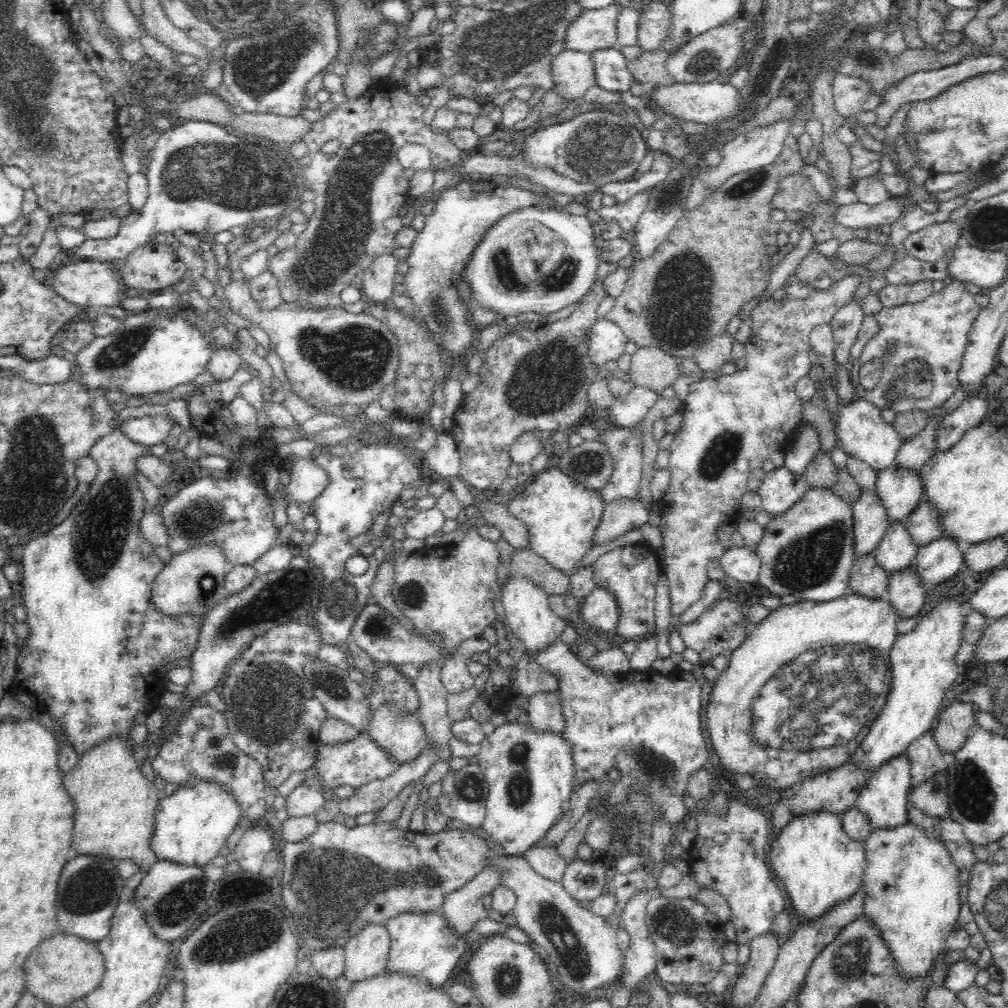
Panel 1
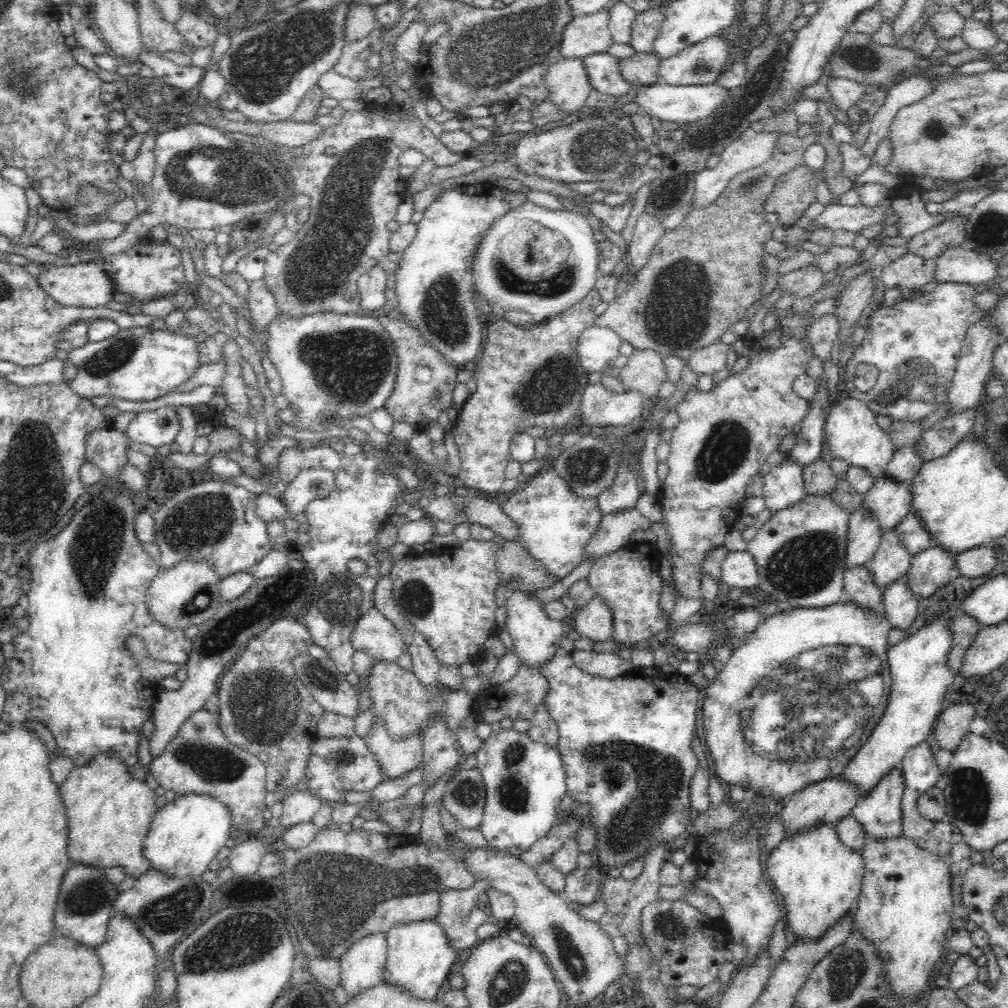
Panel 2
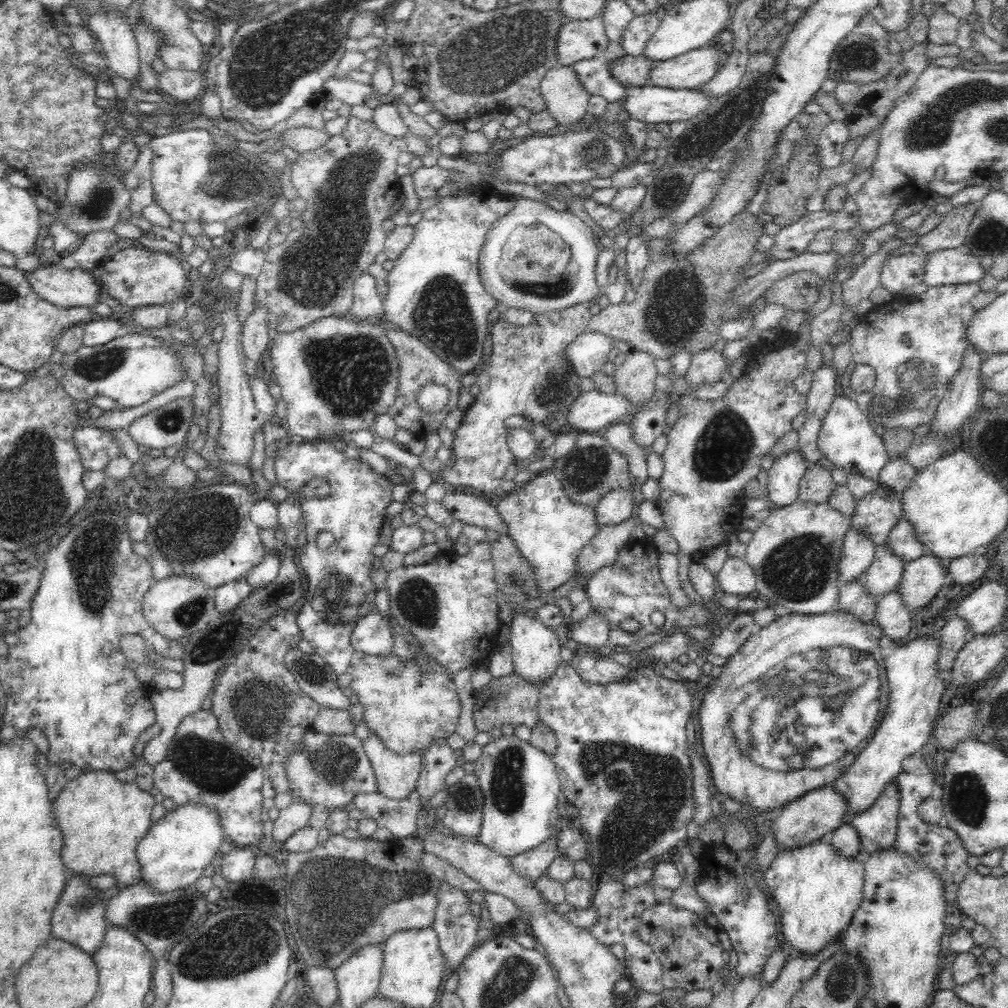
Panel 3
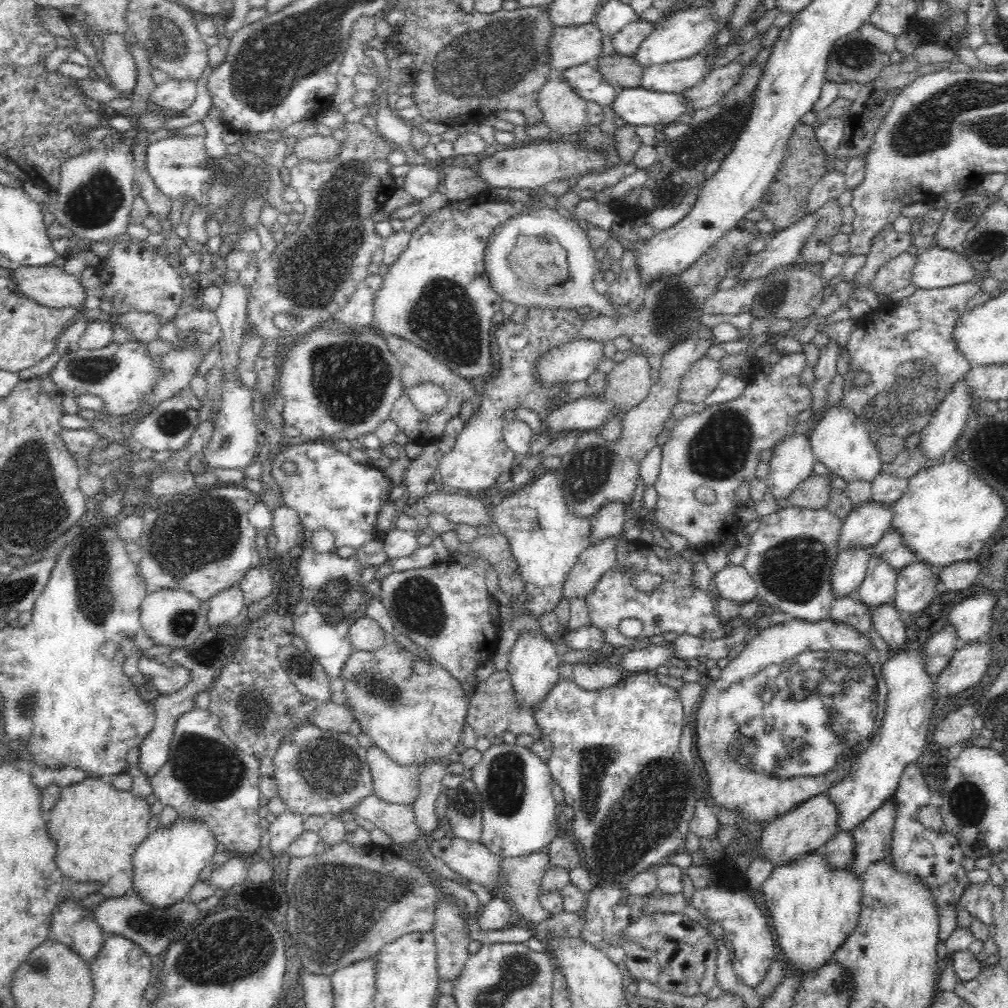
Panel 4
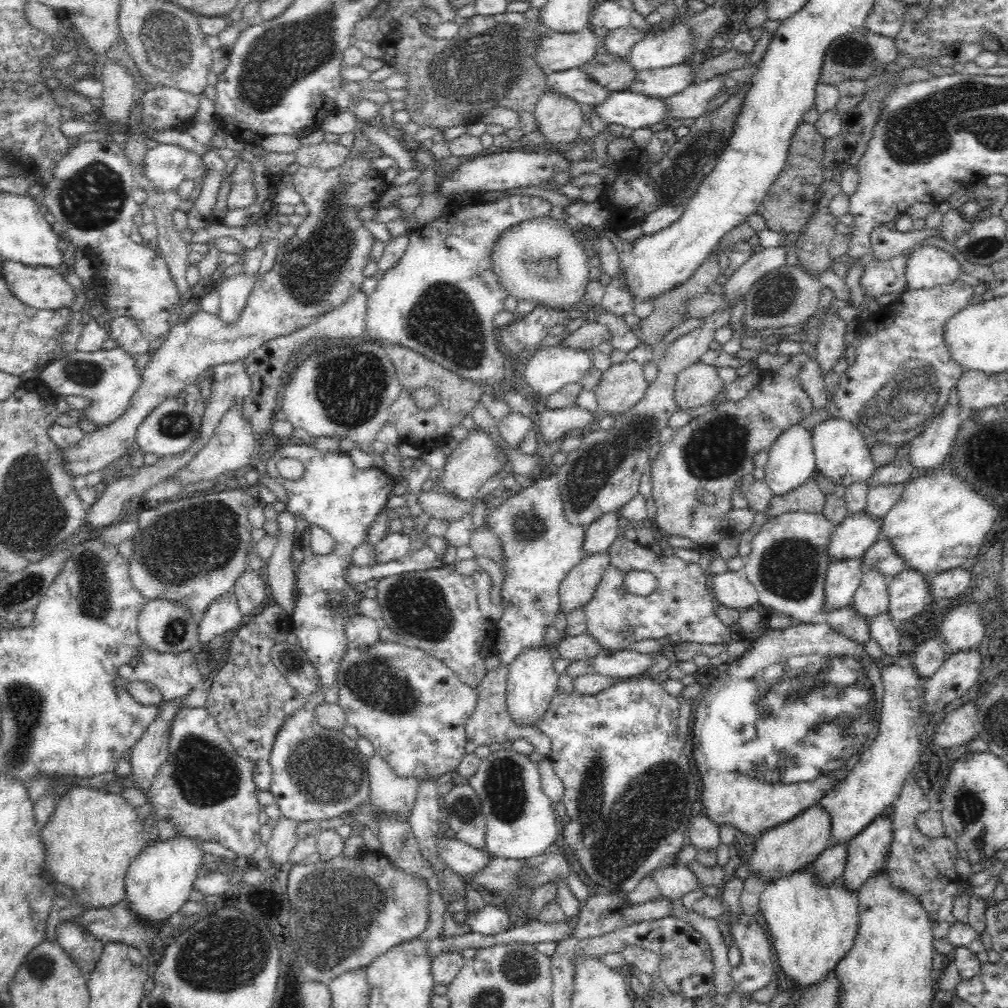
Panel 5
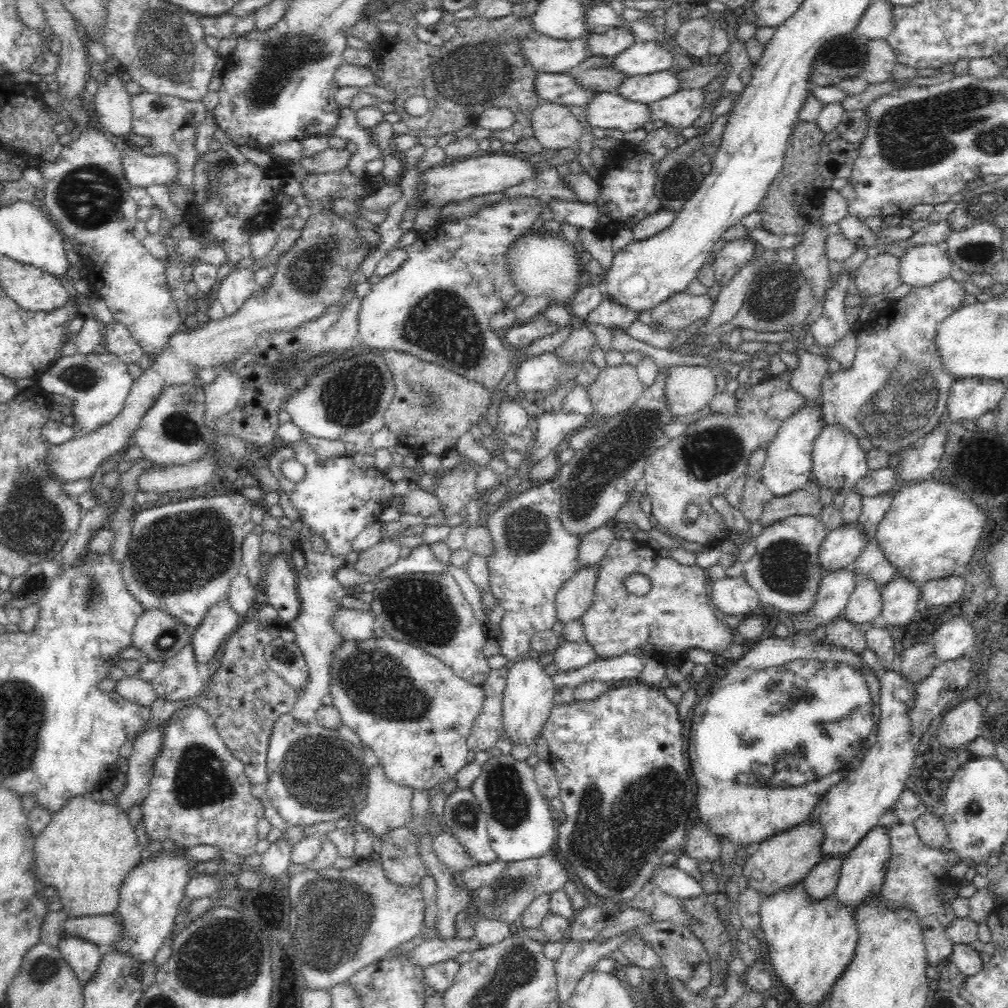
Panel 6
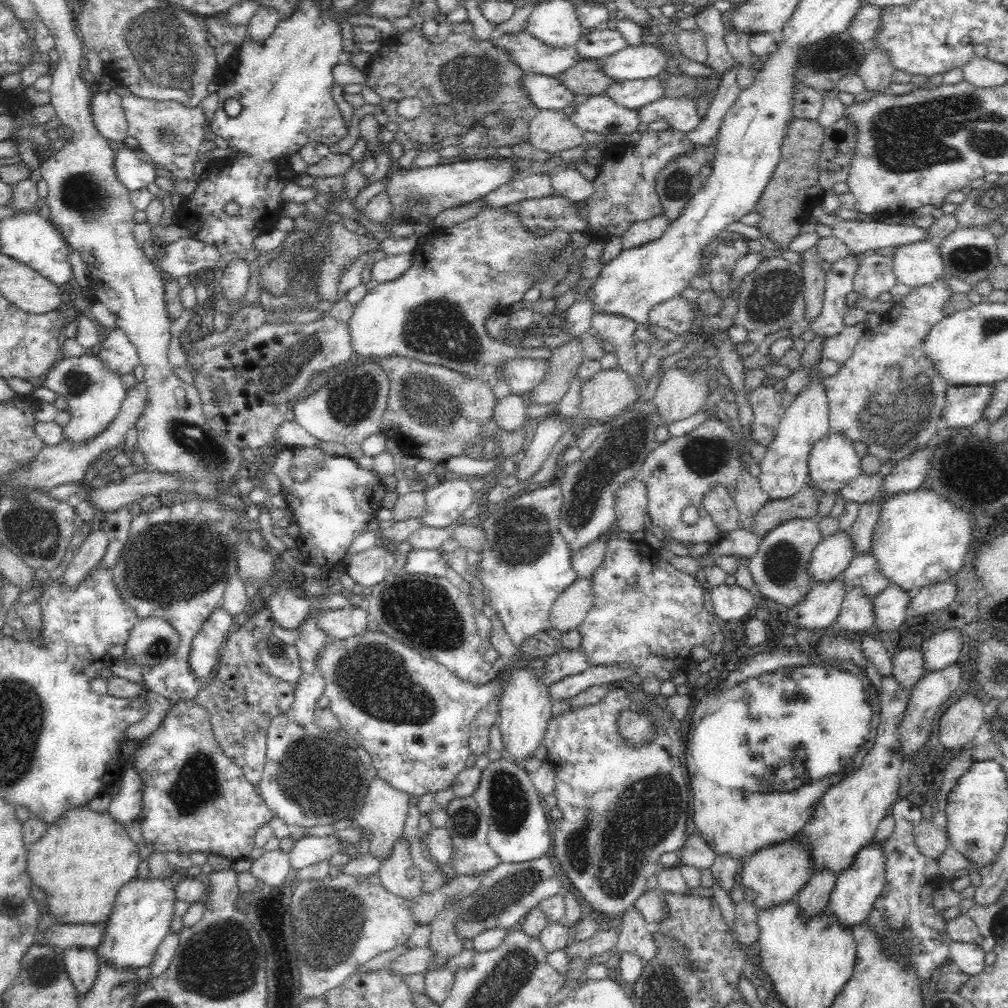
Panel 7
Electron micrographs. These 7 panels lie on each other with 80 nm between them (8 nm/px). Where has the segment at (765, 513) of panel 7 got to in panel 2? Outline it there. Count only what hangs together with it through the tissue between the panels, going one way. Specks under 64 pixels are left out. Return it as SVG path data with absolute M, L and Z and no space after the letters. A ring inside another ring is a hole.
M826 454L804 466L802 472L805 494L819 494L820 496L830 494L839 479L834 474Z

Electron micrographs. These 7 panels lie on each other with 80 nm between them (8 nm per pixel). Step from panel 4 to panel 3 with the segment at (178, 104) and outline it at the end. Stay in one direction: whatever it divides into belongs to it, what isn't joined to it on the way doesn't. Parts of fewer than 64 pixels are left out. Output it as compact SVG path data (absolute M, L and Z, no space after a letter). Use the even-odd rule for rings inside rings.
M168 68L156 72L157 88L167 99L186 102L196 98L204 89L204 68L186 70L185 68Z

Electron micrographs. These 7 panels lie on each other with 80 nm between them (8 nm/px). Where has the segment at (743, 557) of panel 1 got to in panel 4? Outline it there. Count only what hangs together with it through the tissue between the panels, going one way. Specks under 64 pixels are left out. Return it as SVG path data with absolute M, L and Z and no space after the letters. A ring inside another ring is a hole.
M729 561L724 568L721 568L713 575L713 580L721 597L728 598L728 600L734 600L738 605L757 598L757 584L742 564L734 565Z

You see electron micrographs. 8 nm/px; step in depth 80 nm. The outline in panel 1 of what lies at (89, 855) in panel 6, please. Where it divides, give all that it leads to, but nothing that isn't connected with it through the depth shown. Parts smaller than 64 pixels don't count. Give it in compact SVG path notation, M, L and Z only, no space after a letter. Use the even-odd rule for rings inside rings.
M108 737L79 756L77 764L64 775L63 783L76 805L72 839L74 850L80 854L107 856L116 862L132 858L139 868L149 869L159 859L152 850L151 840L155 831L156 807L160 798L158 789L142 773L133 755L133 746L129 746L124 737Z

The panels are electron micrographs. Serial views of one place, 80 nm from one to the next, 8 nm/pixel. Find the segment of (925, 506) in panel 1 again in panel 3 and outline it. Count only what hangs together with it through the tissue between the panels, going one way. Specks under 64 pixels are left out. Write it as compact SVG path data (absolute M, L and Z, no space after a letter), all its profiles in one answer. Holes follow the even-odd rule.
M905 518L900 519L890 531L887 538L889 550L899 555L902 560L908 562L920 558L928 550L917 538L914 525Z

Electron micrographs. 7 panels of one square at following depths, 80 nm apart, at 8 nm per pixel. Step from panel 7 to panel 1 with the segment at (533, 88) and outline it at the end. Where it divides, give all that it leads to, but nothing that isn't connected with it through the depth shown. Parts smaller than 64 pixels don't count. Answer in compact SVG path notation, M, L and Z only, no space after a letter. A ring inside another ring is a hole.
M620 47L600 48L591 55L595 64L596 82L600 88L613 93L616 90L624 92L632 86L634 77Z

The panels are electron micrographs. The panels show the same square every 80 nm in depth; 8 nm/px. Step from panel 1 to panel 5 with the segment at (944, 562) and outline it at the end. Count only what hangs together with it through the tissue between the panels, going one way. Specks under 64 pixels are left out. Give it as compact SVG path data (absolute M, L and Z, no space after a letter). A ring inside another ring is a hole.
M908 567L890 578L887 611L894 622L911 620L924 610L929 593L928 580L919 570Z

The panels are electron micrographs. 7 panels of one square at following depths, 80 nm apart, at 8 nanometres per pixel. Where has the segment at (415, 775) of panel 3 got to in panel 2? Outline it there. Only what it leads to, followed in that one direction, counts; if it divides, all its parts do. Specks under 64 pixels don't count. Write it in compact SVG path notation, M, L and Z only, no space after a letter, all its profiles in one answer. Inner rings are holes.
M374 715L364 740L380 763L386 779L398 779L420 767L423 762L422 733L412 732L408 736L393 738L379 716Z

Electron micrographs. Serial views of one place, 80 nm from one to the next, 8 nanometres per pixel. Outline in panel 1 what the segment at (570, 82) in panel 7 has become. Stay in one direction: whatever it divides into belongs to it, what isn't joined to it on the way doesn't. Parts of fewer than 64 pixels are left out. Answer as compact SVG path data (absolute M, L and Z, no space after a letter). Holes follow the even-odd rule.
M662 49L644 51L637 59L627 61L634 80L647 86L657 86L667 74L667 60L671 55Z

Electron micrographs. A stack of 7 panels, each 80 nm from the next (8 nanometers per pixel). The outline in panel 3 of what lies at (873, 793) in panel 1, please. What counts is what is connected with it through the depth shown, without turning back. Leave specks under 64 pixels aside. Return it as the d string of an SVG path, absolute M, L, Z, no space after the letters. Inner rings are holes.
M896 779L886 784L882 794L874 800L870 808L856 812L850 820L858 831L861 851L858 859L864 859L872 852L882 852L895 844L899 823L900 793Z

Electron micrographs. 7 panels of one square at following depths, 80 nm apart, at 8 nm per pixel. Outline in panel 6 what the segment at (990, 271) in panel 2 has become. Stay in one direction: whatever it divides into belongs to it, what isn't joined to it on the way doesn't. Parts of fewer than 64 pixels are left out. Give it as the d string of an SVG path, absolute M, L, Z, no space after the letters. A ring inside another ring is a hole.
M908 245L900 256L900 279L910 287L924 288L951 277L952 263L942 245Z

